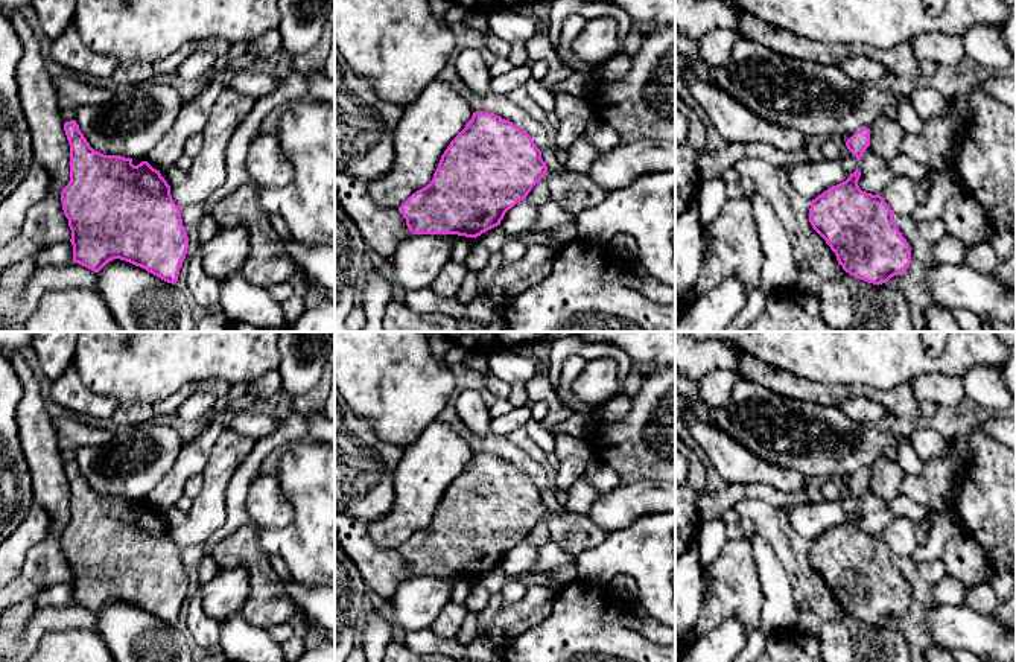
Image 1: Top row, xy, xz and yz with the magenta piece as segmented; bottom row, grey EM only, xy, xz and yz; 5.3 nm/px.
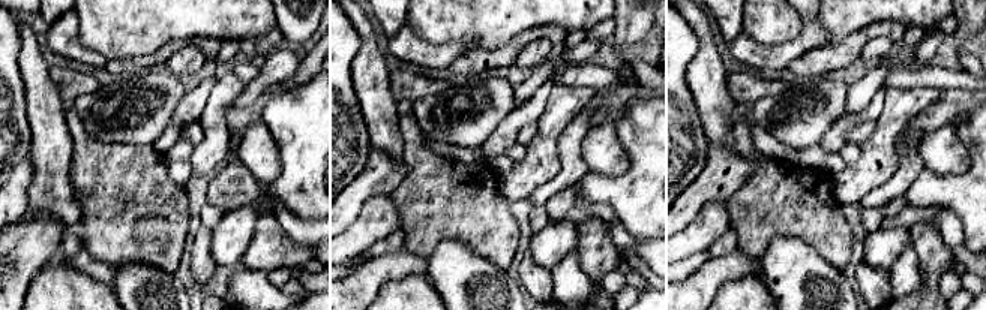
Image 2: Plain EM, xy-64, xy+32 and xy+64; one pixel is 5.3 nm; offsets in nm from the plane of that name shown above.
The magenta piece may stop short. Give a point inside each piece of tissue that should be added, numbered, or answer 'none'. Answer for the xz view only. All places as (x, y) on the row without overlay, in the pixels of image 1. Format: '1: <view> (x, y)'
1: xz (572, 533)

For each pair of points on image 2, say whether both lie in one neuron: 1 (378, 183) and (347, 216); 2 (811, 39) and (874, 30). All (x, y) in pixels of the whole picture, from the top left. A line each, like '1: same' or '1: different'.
1: same
2: different

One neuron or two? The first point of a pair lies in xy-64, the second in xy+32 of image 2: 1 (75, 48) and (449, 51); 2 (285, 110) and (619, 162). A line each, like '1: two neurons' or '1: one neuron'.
1: one neuron
2: two neurons

